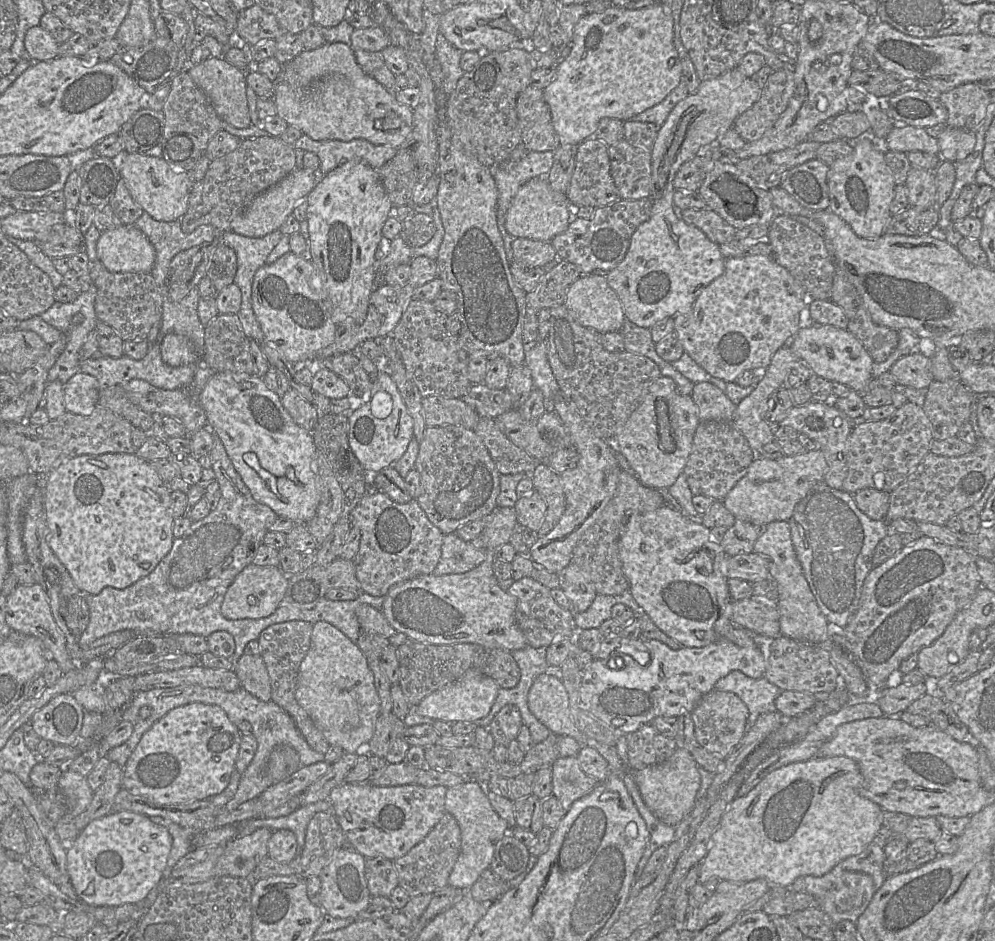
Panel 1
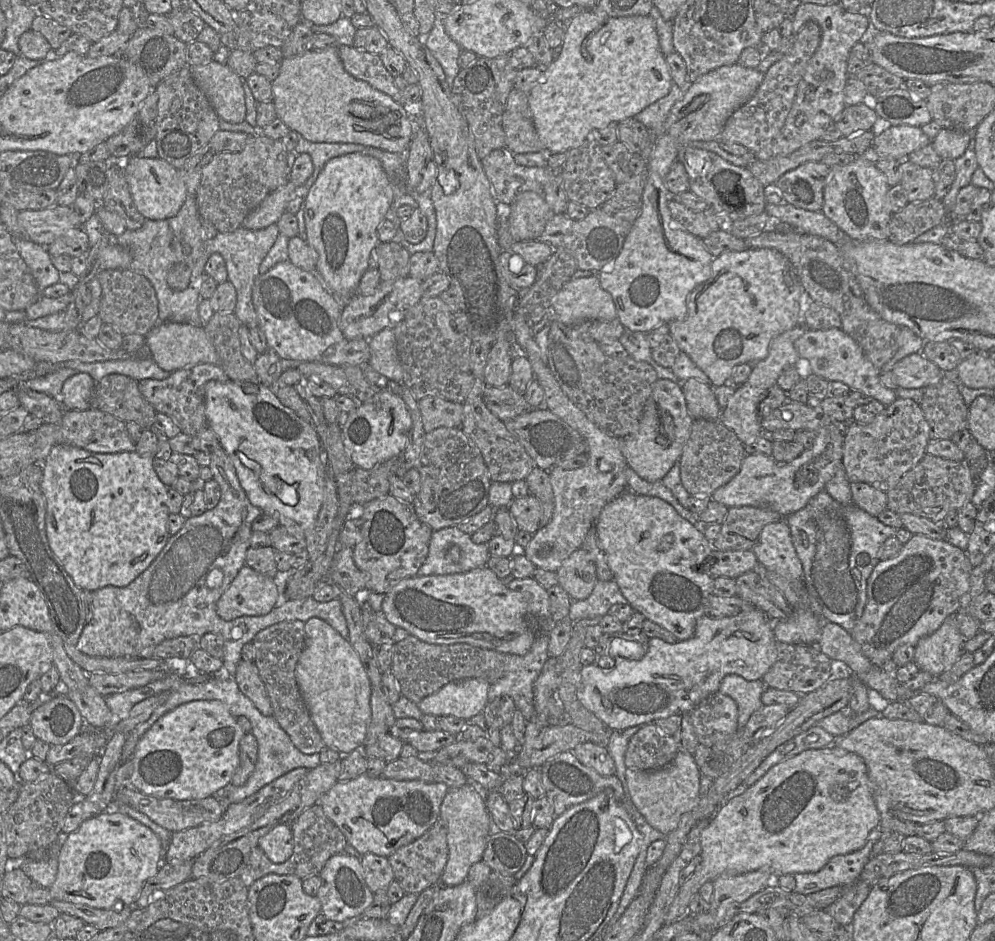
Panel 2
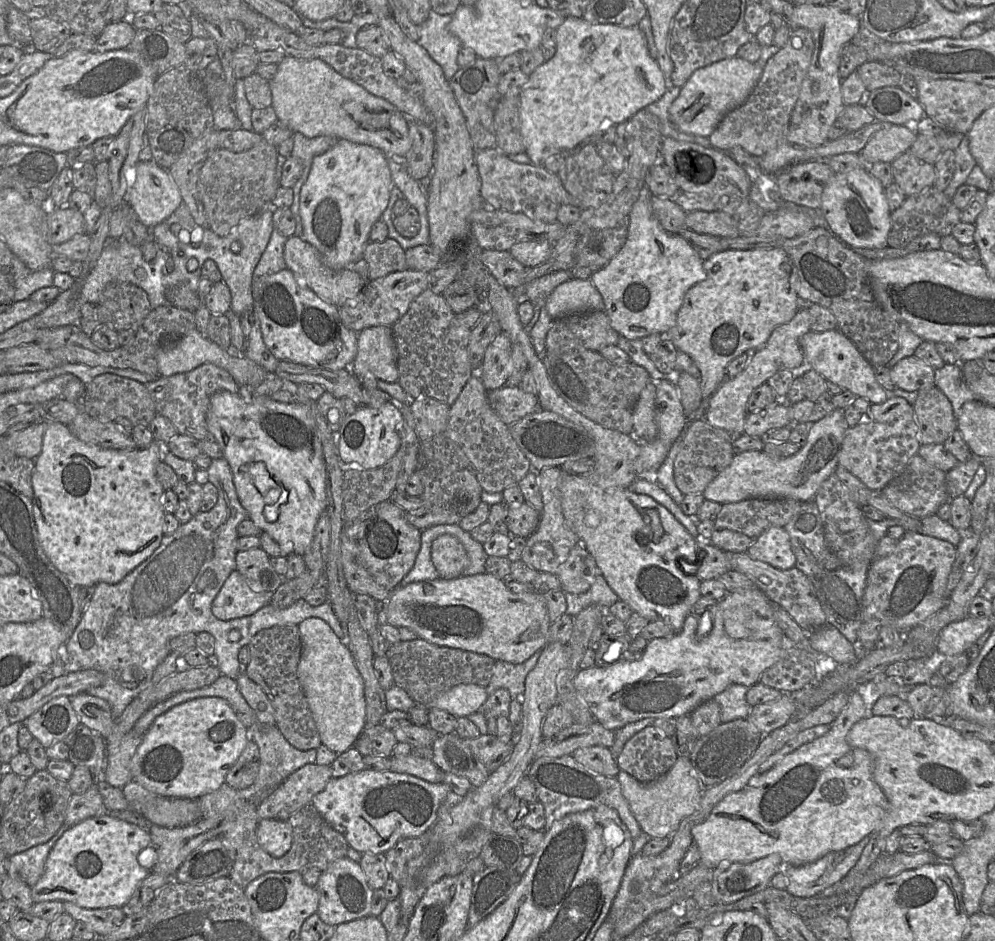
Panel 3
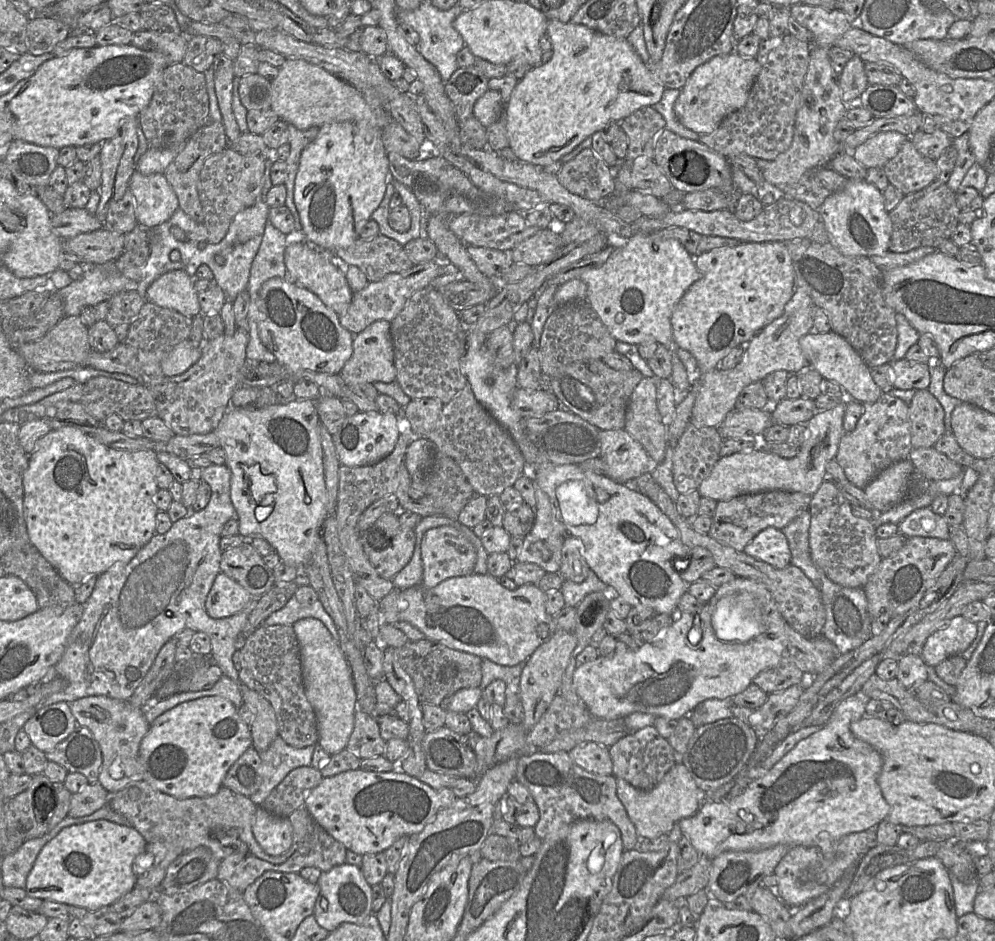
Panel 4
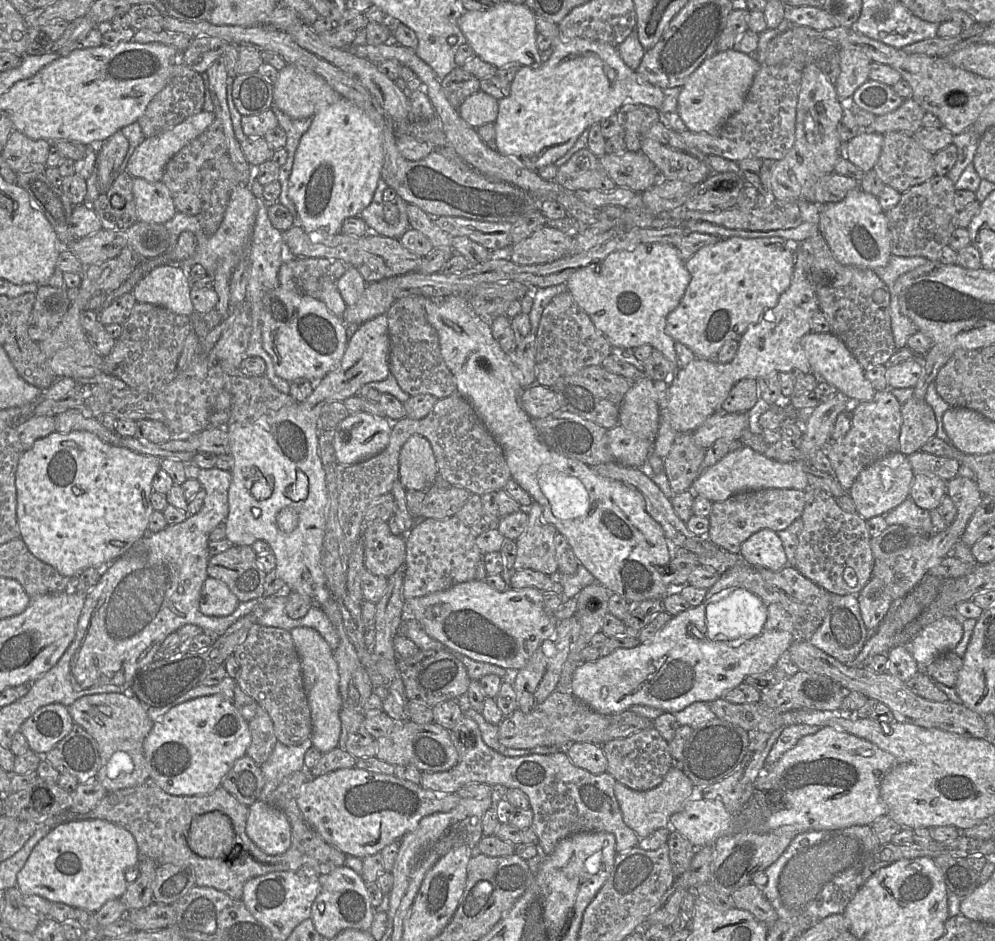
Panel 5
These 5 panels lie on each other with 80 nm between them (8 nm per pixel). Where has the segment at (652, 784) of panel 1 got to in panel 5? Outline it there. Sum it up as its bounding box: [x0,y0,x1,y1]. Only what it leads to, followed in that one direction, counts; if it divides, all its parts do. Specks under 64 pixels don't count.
[614,767,697,838]

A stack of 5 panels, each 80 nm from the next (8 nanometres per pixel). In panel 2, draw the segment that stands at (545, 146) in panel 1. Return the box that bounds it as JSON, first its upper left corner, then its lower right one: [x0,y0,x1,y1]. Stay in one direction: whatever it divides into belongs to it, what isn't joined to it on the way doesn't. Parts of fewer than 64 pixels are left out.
[502,90,545,154]

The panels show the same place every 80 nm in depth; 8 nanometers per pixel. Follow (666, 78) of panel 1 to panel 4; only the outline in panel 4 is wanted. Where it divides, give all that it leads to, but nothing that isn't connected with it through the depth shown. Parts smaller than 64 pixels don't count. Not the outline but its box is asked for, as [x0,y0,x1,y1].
[504,20,666,166]

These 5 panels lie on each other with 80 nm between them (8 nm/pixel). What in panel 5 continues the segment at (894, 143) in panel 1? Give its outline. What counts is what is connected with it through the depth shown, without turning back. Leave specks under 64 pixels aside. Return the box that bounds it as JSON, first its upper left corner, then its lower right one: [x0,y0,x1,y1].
[843,133,883,172]

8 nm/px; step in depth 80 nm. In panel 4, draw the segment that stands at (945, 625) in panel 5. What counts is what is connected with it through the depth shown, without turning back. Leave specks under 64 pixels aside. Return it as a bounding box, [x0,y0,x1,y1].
[920,615,977,666]

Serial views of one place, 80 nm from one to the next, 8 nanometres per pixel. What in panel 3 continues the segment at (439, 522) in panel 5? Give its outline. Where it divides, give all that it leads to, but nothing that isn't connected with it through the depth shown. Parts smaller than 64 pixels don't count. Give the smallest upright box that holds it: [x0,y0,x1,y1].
[431,534,469,579]

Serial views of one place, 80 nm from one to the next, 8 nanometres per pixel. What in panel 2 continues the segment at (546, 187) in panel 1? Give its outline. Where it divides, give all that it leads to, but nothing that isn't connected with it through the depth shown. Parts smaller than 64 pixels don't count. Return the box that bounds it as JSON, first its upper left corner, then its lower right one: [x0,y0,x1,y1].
[510,191,554,241]

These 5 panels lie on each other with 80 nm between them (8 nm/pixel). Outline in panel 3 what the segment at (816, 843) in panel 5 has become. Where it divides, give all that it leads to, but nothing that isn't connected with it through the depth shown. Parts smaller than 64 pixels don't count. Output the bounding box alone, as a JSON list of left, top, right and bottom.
[783,836,869,897]

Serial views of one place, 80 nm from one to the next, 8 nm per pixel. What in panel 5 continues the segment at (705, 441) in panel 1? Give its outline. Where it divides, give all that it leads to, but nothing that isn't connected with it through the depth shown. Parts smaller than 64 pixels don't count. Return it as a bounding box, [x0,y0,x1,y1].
[664,432,707,494]

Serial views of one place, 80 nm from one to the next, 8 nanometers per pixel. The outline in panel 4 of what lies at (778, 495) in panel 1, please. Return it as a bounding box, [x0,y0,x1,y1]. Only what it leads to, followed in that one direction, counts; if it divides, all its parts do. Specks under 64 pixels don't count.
[697,401,847,502]

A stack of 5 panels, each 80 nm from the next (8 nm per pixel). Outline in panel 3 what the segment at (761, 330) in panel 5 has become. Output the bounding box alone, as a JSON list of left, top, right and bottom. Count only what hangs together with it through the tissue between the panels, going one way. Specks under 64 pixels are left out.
[704,303,811,436]

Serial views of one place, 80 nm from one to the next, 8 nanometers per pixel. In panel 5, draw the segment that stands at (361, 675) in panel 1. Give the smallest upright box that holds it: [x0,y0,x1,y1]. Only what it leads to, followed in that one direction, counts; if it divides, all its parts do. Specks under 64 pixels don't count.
[290,627,342,754]

